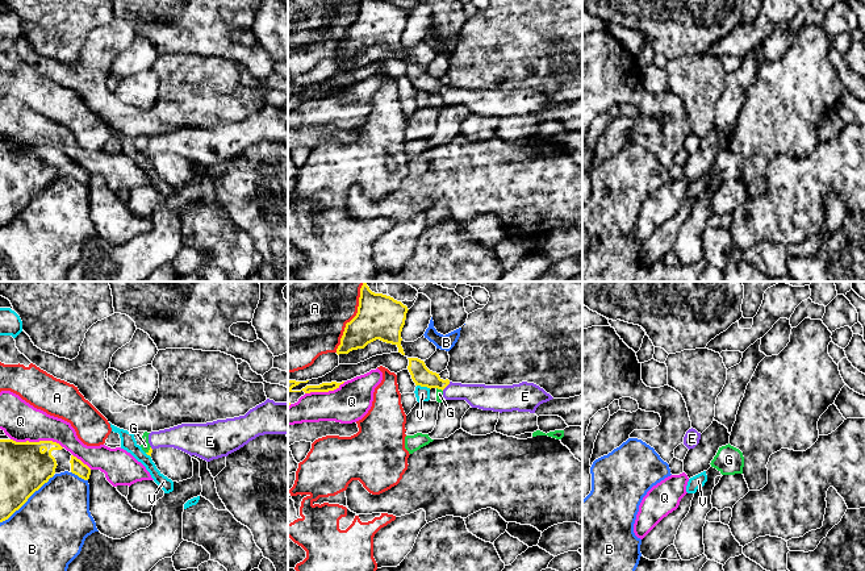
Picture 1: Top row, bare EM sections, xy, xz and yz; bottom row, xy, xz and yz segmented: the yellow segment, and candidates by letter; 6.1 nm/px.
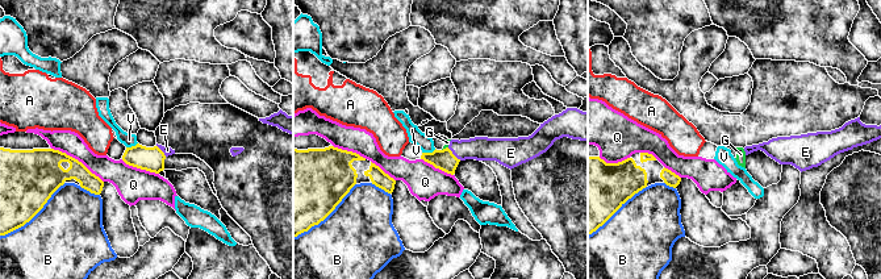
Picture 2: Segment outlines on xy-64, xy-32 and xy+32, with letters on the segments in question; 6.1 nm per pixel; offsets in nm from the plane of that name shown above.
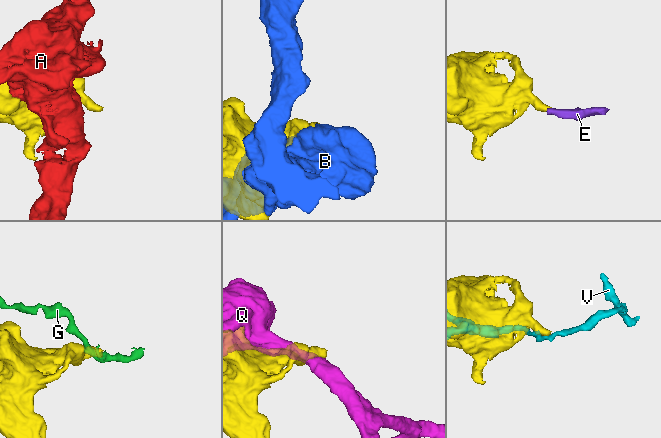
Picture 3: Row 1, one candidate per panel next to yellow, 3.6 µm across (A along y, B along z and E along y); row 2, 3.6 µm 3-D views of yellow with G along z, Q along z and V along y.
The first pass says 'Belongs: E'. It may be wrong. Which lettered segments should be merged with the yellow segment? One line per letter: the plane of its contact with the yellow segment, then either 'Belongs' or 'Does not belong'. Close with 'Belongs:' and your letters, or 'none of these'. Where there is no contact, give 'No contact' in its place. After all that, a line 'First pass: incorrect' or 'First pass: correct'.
A: Touches yellow in xz. Does not belong
B: Touches yellow in xy. Does not belong
E: Touches yellow in xz. Belongs
G: Touches yellow in xy. Does not belong
Q: Touches yellow in xy. Does not belong
V: Touches yellow in xz. Does not belong
Belongs: E
First pass: correct

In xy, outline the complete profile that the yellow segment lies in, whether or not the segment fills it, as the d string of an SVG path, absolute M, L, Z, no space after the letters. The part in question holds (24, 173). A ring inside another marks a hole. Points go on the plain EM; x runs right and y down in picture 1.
M0 145L0 228L8 225L55 179L72 178L88 186L91 174L53 146L16 147Z

